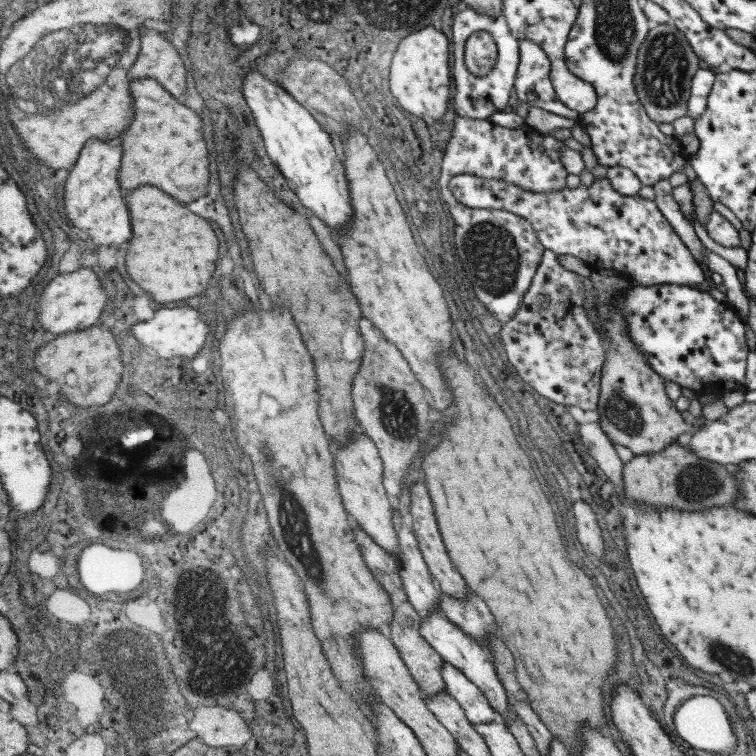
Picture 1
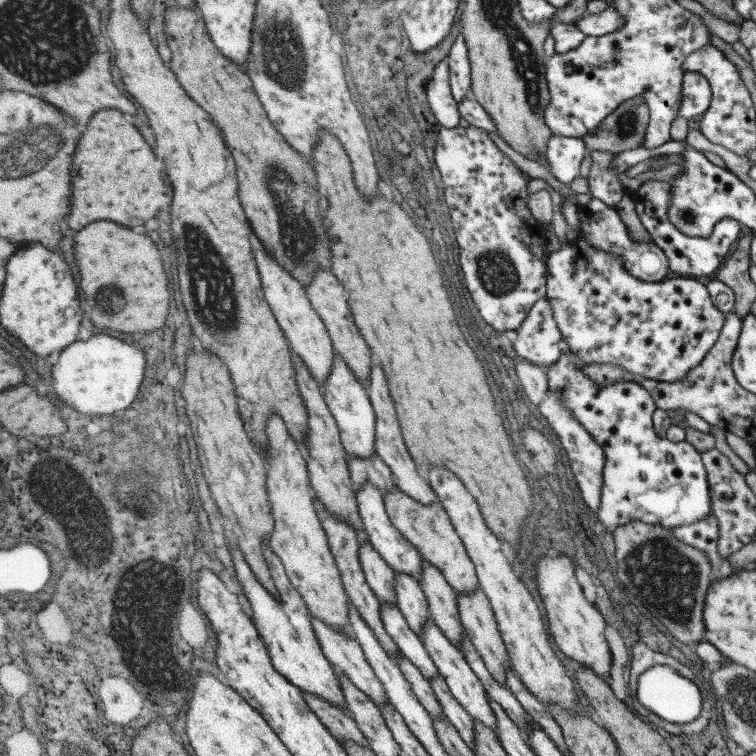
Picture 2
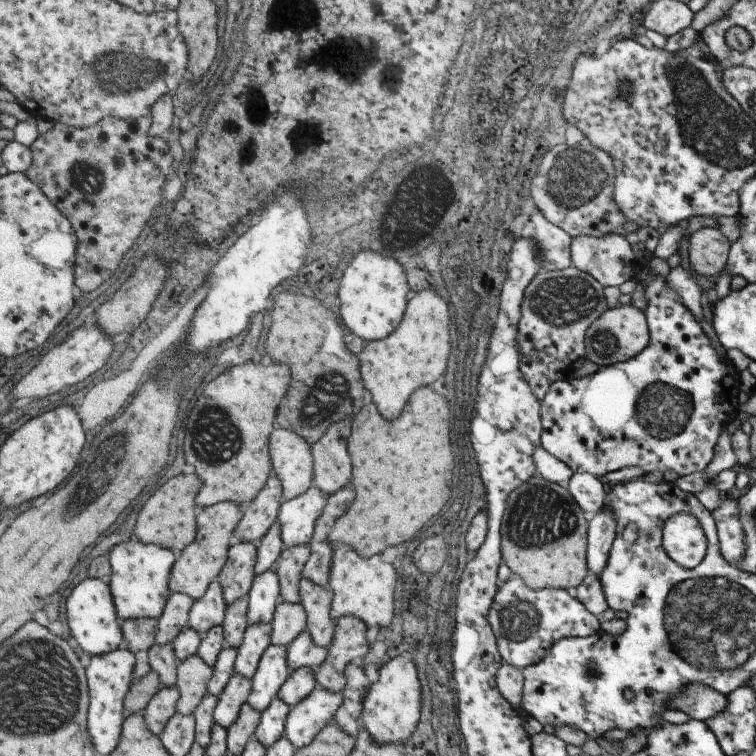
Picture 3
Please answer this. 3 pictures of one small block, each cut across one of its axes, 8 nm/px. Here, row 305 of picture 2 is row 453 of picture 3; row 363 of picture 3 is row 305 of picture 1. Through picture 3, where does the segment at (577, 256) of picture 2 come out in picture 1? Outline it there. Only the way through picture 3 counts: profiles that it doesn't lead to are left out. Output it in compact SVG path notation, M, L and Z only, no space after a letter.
M657 284L657 286L635 286L631 288L619 302L619 308L621 312L625 314L625 320L627 320L627 328L629 328L629 336L633 338L633 342L641 348L641 352L645 354L649 366L667 382L667 380L673 380L677 384L681 384L687 394L711 394L711 396L723 396L725 392L729 390L739 390L741 384L743 384L743 378L745 378L745 368L747 368L747 356L749 356L749 348L745 344L745 324L741 322L741 318L731 310L731 306L727 302L715 302L709 292L701 292L697 290L695 286L677 286L677 284Z

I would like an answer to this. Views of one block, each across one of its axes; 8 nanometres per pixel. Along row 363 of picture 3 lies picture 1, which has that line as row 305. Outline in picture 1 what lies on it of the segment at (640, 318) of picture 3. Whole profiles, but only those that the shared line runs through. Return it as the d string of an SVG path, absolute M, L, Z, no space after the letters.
M593 270L589 280L593 282L595 304L591 310L595 312L595 324L599 324L601 332L599 340L605 338L605 360L601 374L601 388L597 400L599 430L609 438L611 444L621 444L637 454L659 452L677 440L683 432L687 432L689 422L683 420L675 402L665 392L665 380L649 366L641 348L629 336L625 314L619 308L621 298L637 286L637 282L627 272L617 270Z

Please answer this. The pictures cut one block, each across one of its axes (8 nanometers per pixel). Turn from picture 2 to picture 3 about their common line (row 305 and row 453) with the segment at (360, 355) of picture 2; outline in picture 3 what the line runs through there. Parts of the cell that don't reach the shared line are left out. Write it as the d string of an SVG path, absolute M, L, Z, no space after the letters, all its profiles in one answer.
M353 420L339 422L313 446L315 454L315 486L319 486L325 496L337 494L351 482L351 456L349 456L349 436L353 432Z

